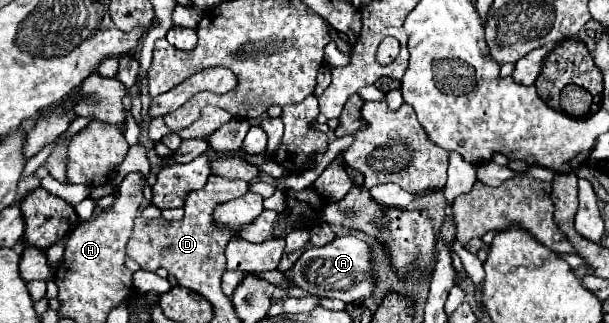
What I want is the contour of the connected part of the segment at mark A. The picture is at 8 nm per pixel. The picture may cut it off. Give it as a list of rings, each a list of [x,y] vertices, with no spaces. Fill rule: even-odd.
[[[339,236],[325,246],[311,246],[291,268],[291,278],[295,286],[313,296],[339,298],[347,304],[363,302],[373,290],[369,246],[363,240],[355,240],[355,236]]]

